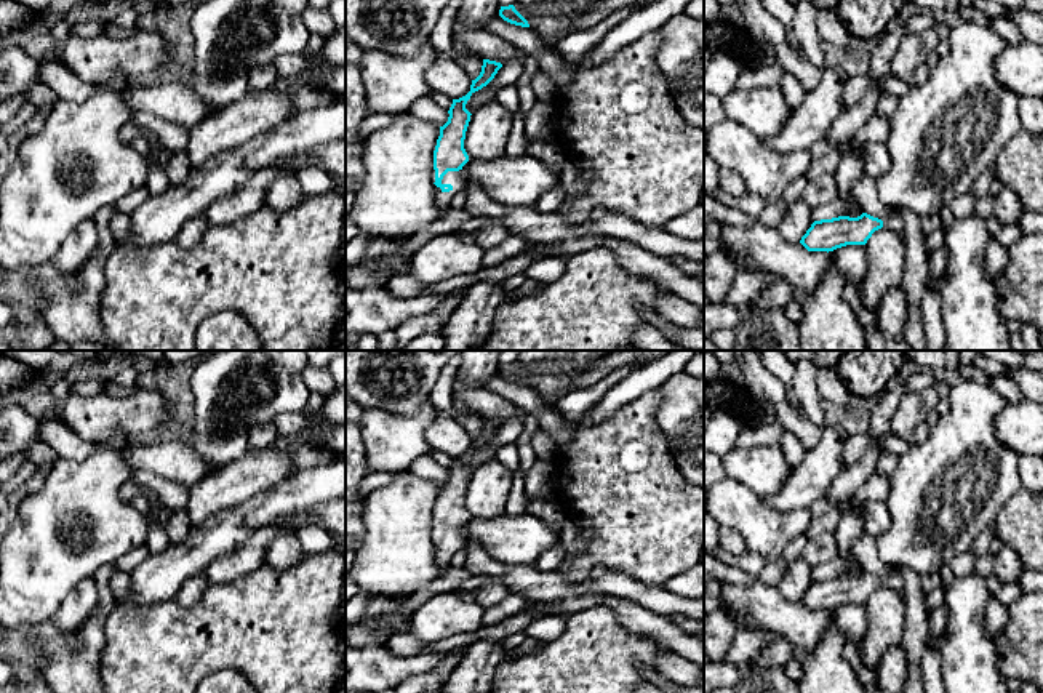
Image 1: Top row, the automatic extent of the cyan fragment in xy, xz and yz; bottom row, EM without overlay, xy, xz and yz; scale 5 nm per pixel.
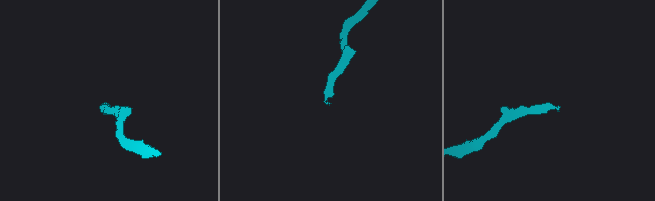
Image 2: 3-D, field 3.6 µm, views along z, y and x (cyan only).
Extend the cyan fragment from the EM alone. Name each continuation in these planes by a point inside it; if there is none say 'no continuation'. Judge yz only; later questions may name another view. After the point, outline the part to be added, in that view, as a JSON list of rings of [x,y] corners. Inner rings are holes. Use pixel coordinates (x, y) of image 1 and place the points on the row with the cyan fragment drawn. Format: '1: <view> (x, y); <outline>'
1: yz (895, 223); [[[893,213],[891,216],[881,219],[881,221],[883,221],[883,227],[886,227],[896,234],[901,234],[904,238],[905,222],[899,213]]]

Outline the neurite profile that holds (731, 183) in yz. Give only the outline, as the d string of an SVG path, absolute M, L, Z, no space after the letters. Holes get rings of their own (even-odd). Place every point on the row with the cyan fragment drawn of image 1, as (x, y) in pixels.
M720 168L720 186L721 190L731 194L733 197L744 197L749 194L741 176L728 168Z

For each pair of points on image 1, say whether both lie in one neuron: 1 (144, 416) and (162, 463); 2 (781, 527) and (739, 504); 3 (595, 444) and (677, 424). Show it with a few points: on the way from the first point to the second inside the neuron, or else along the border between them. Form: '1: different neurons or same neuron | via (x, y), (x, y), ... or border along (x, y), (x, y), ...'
1: different neurons | border along (159, 437), (128, 444)
2: same neuron | via (771, 527), (762, 527), (749, 514)
3: different neurons | border along (659, 389), (656, 426), (675, 461)

